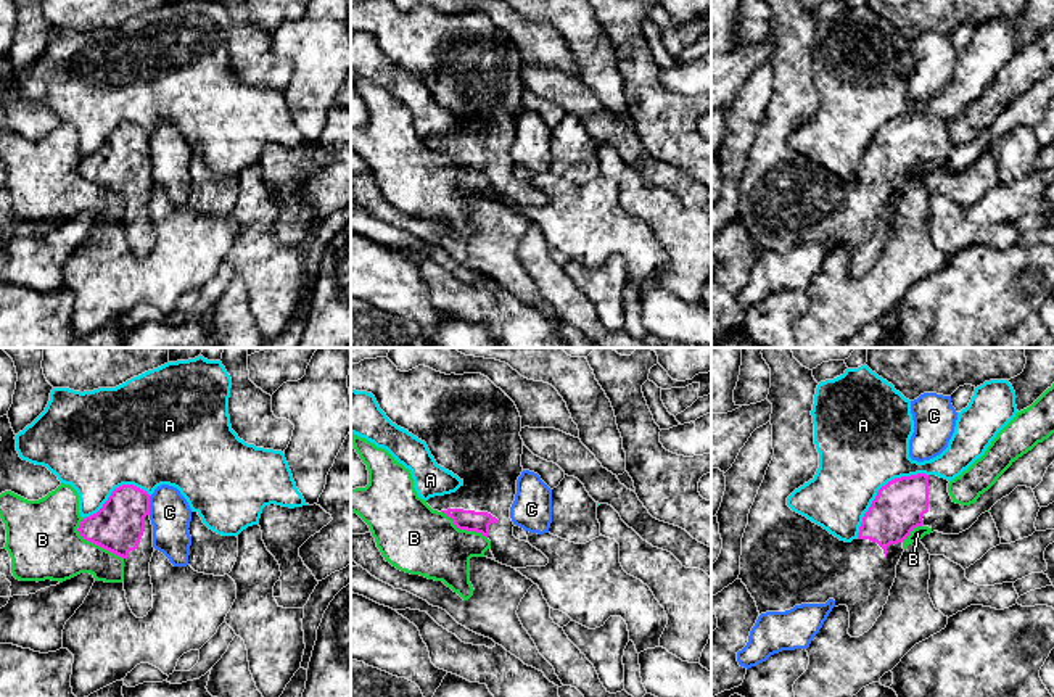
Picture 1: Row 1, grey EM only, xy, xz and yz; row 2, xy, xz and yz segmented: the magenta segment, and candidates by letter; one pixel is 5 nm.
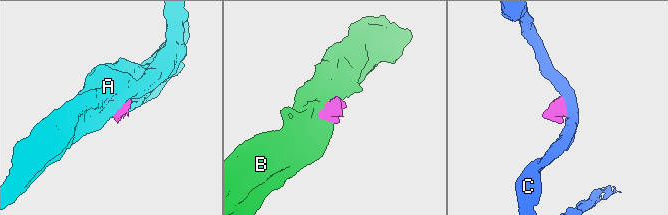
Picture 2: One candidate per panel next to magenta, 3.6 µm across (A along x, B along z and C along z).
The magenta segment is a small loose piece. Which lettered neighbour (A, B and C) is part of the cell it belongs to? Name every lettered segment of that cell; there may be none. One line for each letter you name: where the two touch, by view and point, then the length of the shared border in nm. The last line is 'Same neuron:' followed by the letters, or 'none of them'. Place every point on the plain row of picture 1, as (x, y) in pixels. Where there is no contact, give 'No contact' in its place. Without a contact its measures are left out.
Same neuron: none of them

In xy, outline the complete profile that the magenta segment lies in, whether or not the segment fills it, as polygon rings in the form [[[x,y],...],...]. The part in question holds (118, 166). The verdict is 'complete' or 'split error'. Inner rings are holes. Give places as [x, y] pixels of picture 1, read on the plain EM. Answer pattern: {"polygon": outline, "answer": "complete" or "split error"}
{"polygon": [[[134,124],[116,127],[103,146],[85,156],[79,174],[124,198],[124,230],[137,258],[153,248],[150,201],[154,192],[150,134]]], "answer": "split error"}

